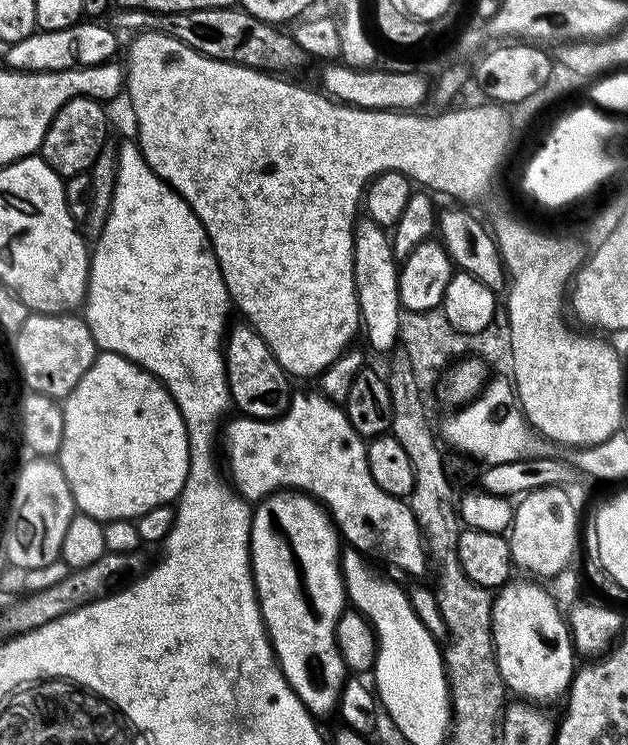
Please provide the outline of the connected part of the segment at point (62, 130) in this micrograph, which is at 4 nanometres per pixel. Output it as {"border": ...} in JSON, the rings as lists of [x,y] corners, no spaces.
{"border":[[[89,96],[70,98],[70,102],[66,102],[66,106],[62,106],[62,110],[58,110],[58,114],[54,114],[54,118],[46,130],[46,138],[42,138],[42,146],[38,153],[40,159],[45,160],[62,178],[82,174],[83,172],[91,173],[98,154],[102,154],[104,145],[109,143],[110,140],[110,136],[108,136],[108,116],[104,113],[104,108],[105,105],[101,101],[91,100]]]}

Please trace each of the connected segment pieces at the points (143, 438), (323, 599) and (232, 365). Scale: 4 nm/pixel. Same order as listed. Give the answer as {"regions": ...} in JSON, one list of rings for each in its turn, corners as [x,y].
{"regions":[[[[100,352],[78,386],[63,397],[64,433],[58,463],[77,509],[98,521],[136,520],[177,499],[188,477],[188,435],[182,414],[164,385],[125,356]]],[[[281,490],[264,497],[255,505],[252,513],[252,529],[250,530],[250,554],[252,555],[252,580],[256,583],[256,597],[260,603],[260,613],[264,619],[264,628],[268,631],[268,638],[272,642],[272,650],[276,654],[276,660],[280,663],[282,674],[286,682],[294,690],[294,694],[307,706],[313,717],[328,716],[337,711],[340,695],[344,689],[346,669],[344,659],[336,645],[336,623],[338,618],[346,610],[346,597],[344,594],[344,576],[340,573],[340,558],[342,555],[342,540],[336,531],[336,526],[328,515],[328,509],[320,501],[309,496],[307,492],[293,492]]],[[[247,322],[239,323],[233,323],[227,329],[223,347],[231,403],[237,413],[255,420],[276,420],[290,406],[294,395],[293,381],[274,358],[270,346],[266,346],[264,339],[256,333],[256,329]]]]}

